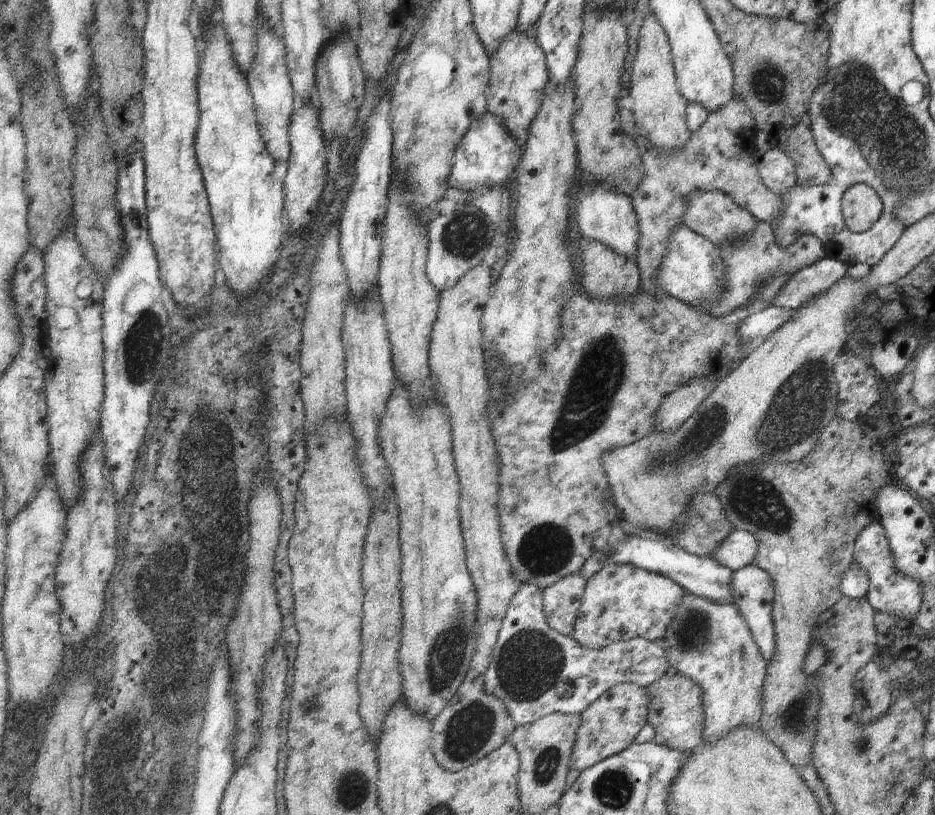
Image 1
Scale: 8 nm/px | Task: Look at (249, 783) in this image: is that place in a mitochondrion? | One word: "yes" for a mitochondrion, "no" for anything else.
no

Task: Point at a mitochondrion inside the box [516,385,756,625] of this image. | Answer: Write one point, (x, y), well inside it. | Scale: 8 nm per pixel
(711, 425)

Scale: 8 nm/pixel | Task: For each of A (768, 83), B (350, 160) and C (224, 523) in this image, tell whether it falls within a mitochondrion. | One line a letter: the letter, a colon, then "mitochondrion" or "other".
A: mitochondrion
B: other
C: mitochondrion

